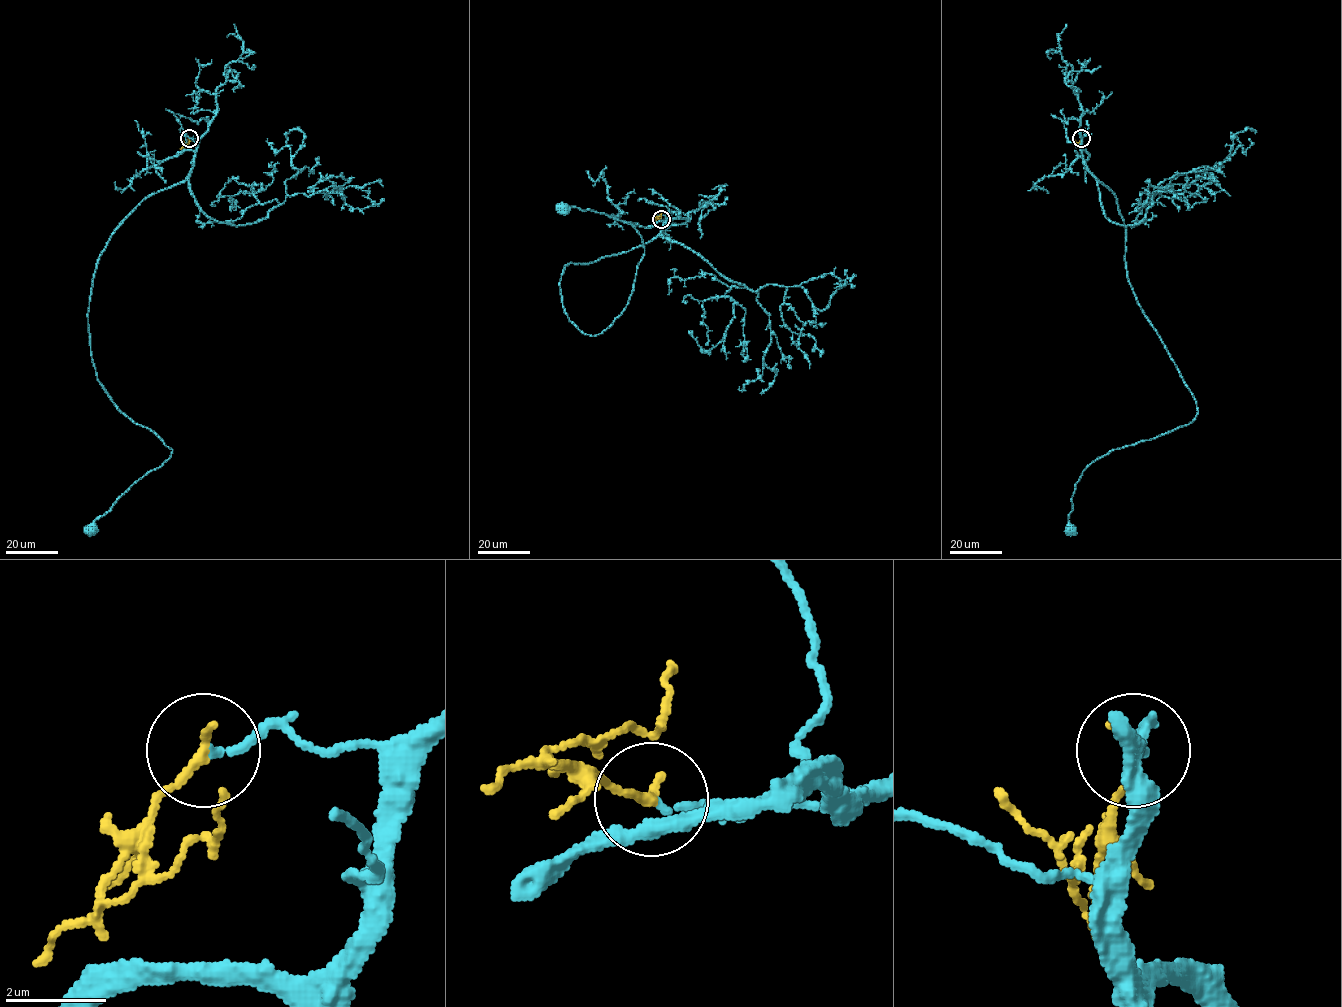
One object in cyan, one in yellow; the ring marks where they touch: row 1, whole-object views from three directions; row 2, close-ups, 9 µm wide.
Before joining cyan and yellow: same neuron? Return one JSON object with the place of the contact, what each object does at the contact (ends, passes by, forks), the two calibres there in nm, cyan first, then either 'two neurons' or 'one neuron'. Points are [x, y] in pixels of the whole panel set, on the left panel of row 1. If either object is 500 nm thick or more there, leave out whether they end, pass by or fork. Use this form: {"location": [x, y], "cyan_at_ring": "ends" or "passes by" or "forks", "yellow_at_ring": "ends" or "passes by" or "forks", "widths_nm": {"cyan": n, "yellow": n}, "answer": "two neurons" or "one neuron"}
{"location": [189, 138], "cyan_at_ring": "ends", "yellow_at_ring": "ends", "widths_nm": {"cyan": 140, "yellow": 200}, "answer": "one neuron"}

